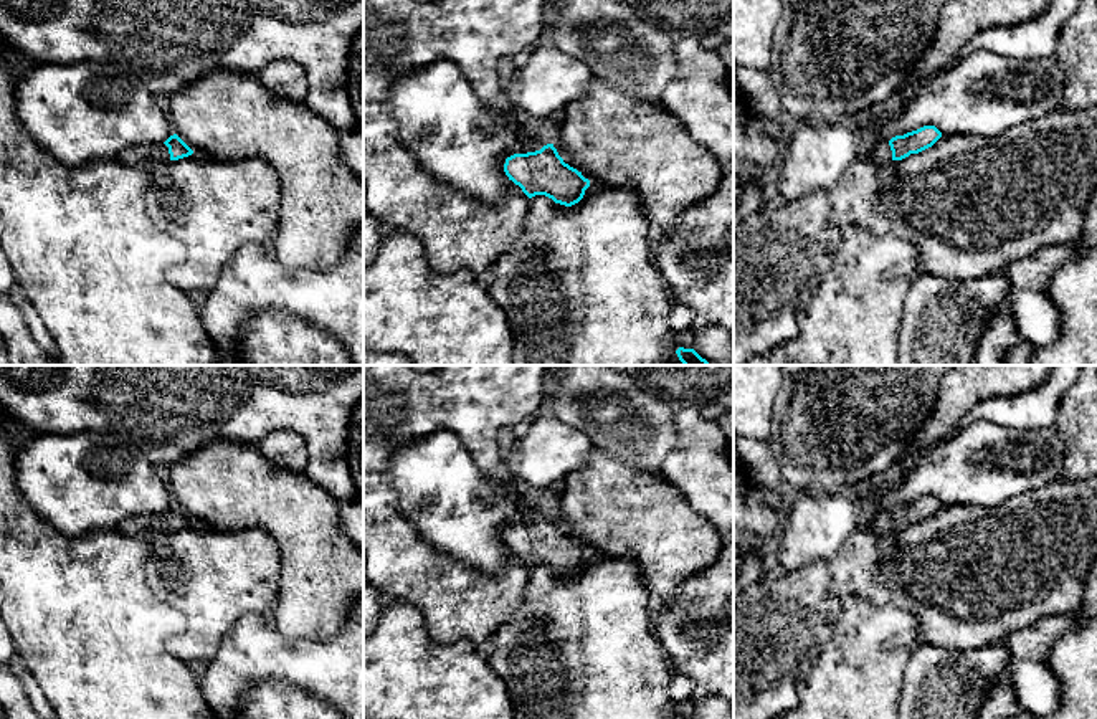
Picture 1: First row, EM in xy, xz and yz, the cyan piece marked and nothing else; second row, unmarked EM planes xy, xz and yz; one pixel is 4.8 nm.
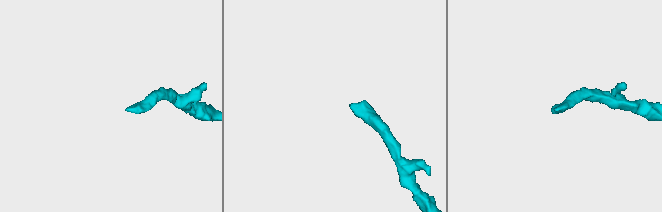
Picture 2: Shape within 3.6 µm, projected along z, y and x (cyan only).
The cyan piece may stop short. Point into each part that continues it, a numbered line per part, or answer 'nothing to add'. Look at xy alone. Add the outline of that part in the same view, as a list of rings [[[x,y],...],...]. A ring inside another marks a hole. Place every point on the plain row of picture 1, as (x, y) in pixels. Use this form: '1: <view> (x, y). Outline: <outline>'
1: xy (152, 524). Outline: [[[149,514],[142,517],[127,519],[117,529],[126,534],[147,532],[150,536],[155,536],[170,531],[170,524],[165,514]]]

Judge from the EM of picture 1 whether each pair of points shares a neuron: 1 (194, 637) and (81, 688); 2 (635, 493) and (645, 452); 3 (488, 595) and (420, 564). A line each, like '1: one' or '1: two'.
1: two
2: two
3: one

